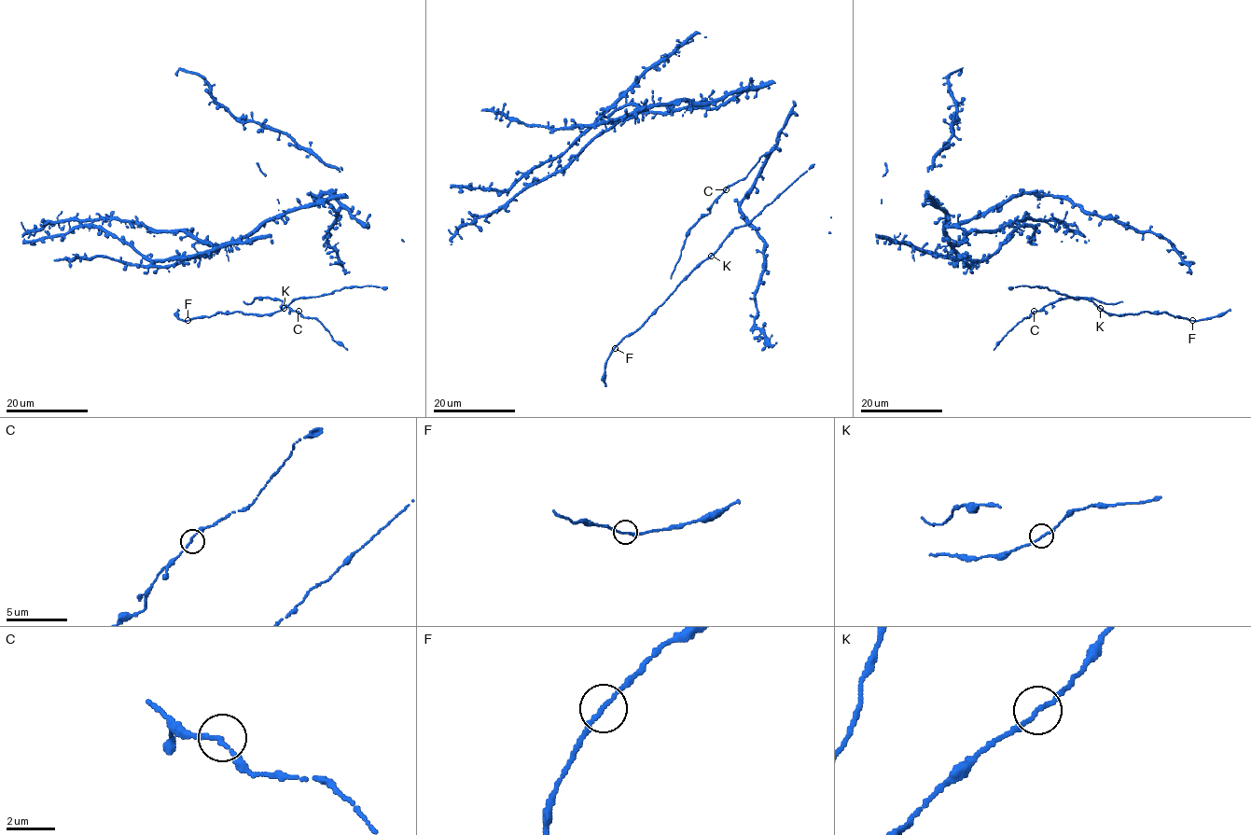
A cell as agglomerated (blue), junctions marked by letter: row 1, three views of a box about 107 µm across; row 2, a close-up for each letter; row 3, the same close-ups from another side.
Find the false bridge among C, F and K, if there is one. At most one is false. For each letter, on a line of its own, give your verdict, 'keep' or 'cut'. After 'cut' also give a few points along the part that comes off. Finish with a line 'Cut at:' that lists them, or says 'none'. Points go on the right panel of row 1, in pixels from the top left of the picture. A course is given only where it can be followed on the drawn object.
C: keep
F: keep
K: keep
Cut at: none

